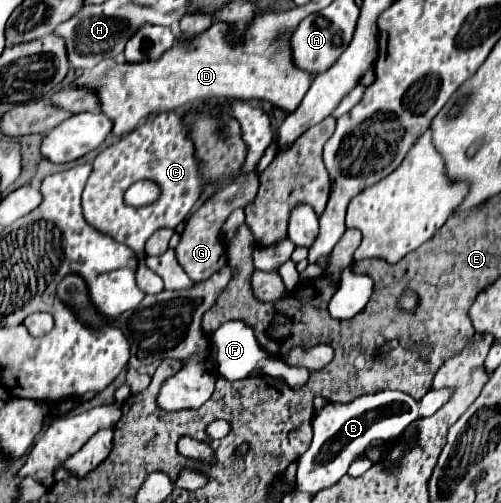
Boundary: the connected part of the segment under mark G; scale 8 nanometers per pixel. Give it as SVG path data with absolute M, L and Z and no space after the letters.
M252 171L248 175L240 175L232 183L220 185L220 191L212 199L208 199L186 221L186 227L180 235L180 243L176 247L176 259L178 259L180 267L188 273L188 277L192 281L206 281L218 269L222 269L226 265L228 257L226 257L226 247L224 247L224 241L222 241L222 225L234 209L246 207L256 197L256 193L258 193L258 175L256 175L256 171Z

